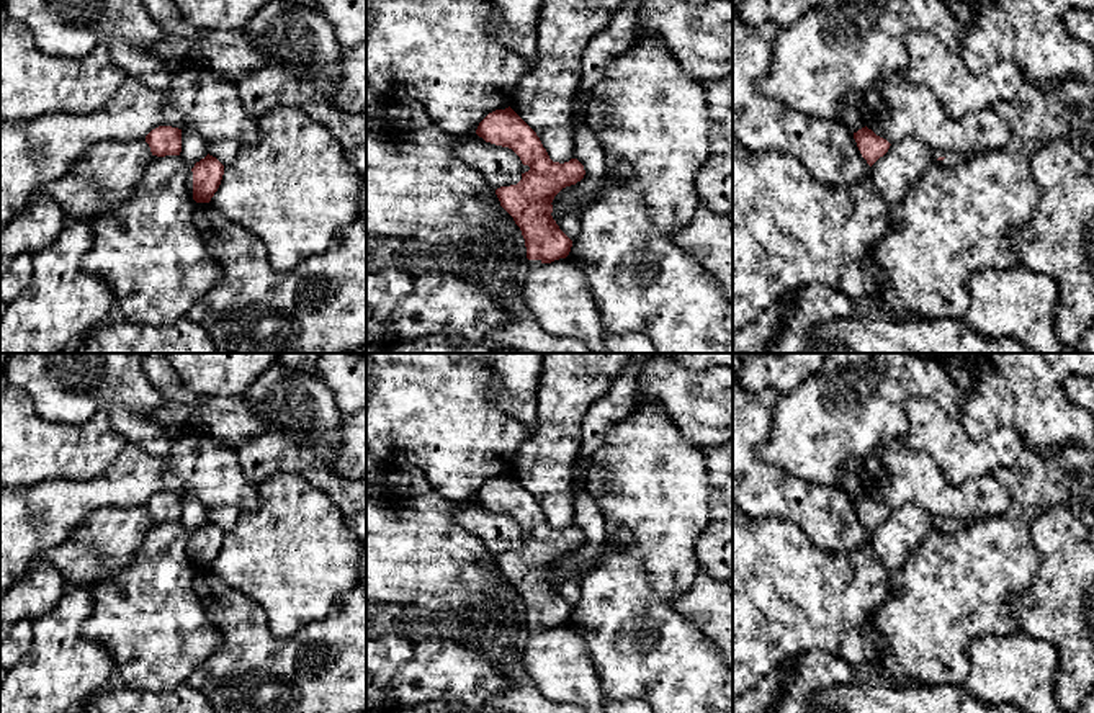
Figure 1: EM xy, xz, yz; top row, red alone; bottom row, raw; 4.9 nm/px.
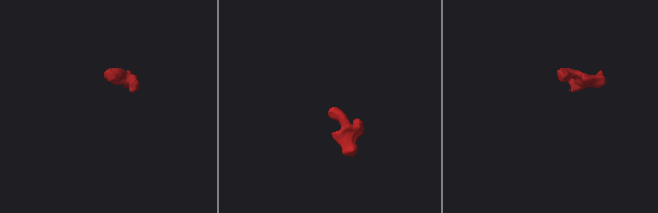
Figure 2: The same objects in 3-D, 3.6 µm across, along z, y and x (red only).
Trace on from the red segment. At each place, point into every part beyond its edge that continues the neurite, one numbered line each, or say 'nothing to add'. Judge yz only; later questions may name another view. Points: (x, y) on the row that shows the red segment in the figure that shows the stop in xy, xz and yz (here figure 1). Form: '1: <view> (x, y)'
1: yz (906, 161)

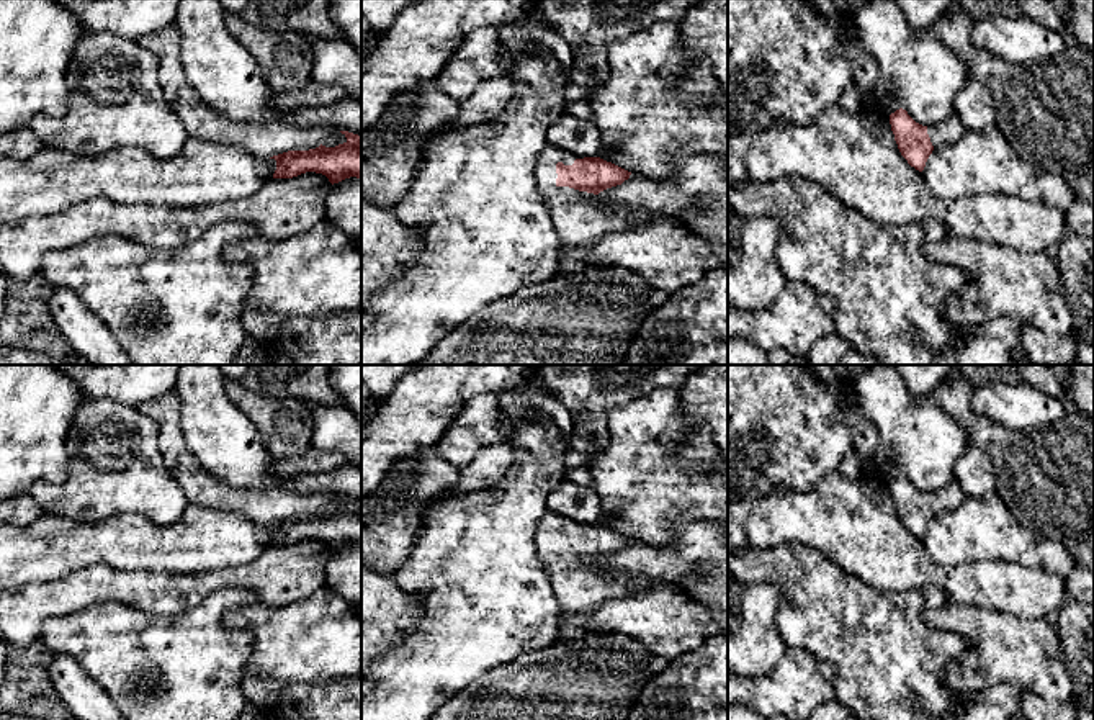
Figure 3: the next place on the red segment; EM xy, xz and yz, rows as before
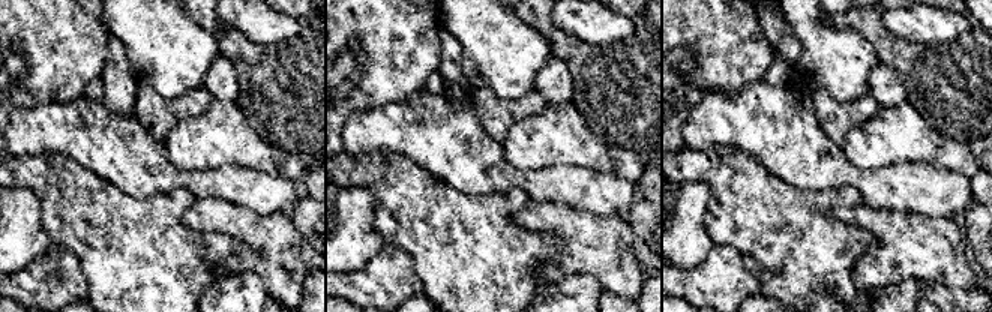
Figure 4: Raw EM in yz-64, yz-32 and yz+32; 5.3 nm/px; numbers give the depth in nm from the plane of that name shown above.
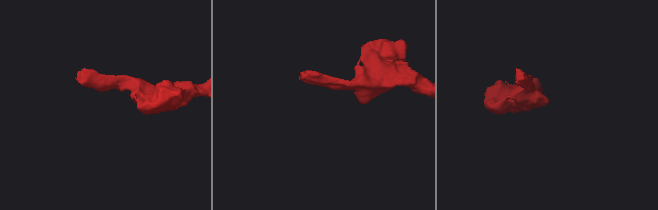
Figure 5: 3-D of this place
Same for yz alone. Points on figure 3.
1: yz (950, 130)

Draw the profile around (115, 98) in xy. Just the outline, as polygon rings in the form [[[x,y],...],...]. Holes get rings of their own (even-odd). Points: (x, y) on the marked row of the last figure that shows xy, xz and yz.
[[[111,33],[85,34],[75,46],[65,83],[69,110],[64,116],[36,115],[29,128],[44,147],[100,155],[116,147],[142,147],[159,159],[175,157],[188,137],[182,119],[168,106],[159,82],[157,57],[139,41]]]

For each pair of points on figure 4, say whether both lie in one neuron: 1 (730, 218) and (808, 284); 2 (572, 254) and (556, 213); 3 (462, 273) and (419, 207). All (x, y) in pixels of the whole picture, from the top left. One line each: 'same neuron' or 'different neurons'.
1: same neuron
2: same neuron
3: same neuron

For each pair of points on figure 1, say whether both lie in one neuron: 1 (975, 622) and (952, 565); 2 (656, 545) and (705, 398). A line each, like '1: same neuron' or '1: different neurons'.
1: same neuron
2: different neurons

